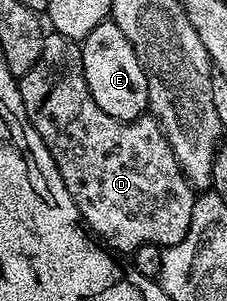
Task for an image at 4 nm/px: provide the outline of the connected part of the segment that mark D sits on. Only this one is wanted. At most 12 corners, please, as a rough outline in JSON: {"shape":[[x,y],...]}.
{"shape":[[50,31],[19,83],[86,229],[117,254],[183,242],[199,200],[149,114],[87,90]]}

